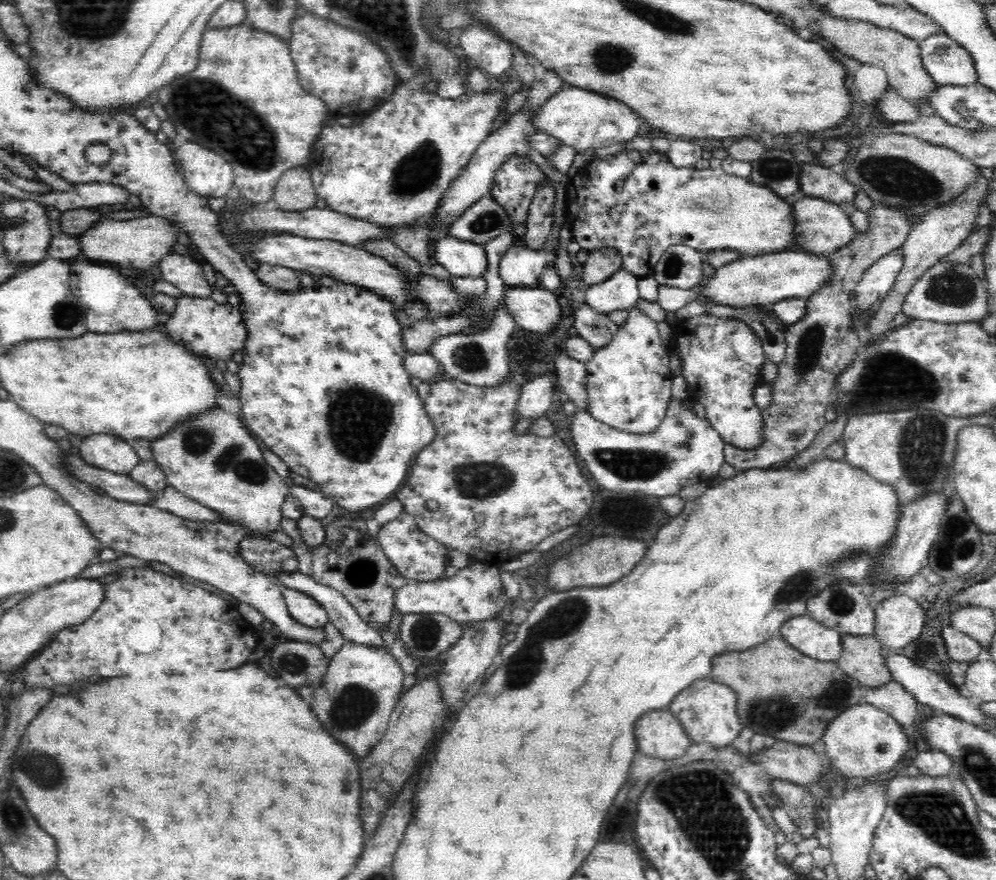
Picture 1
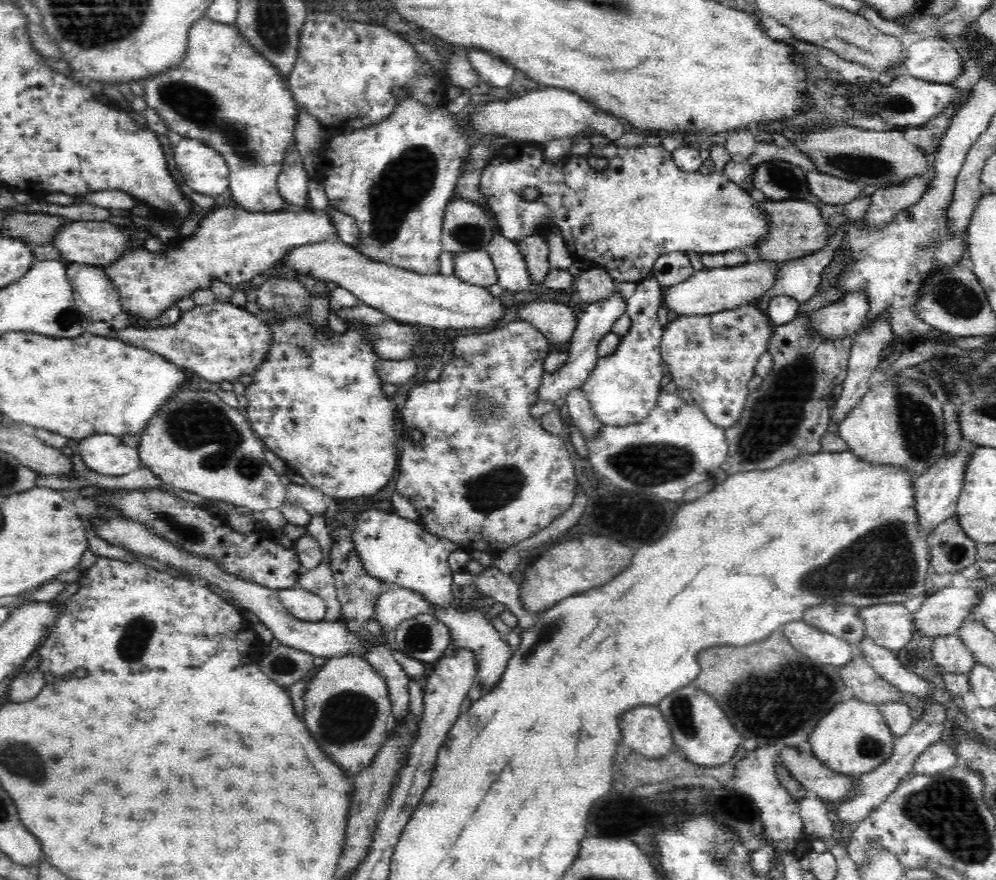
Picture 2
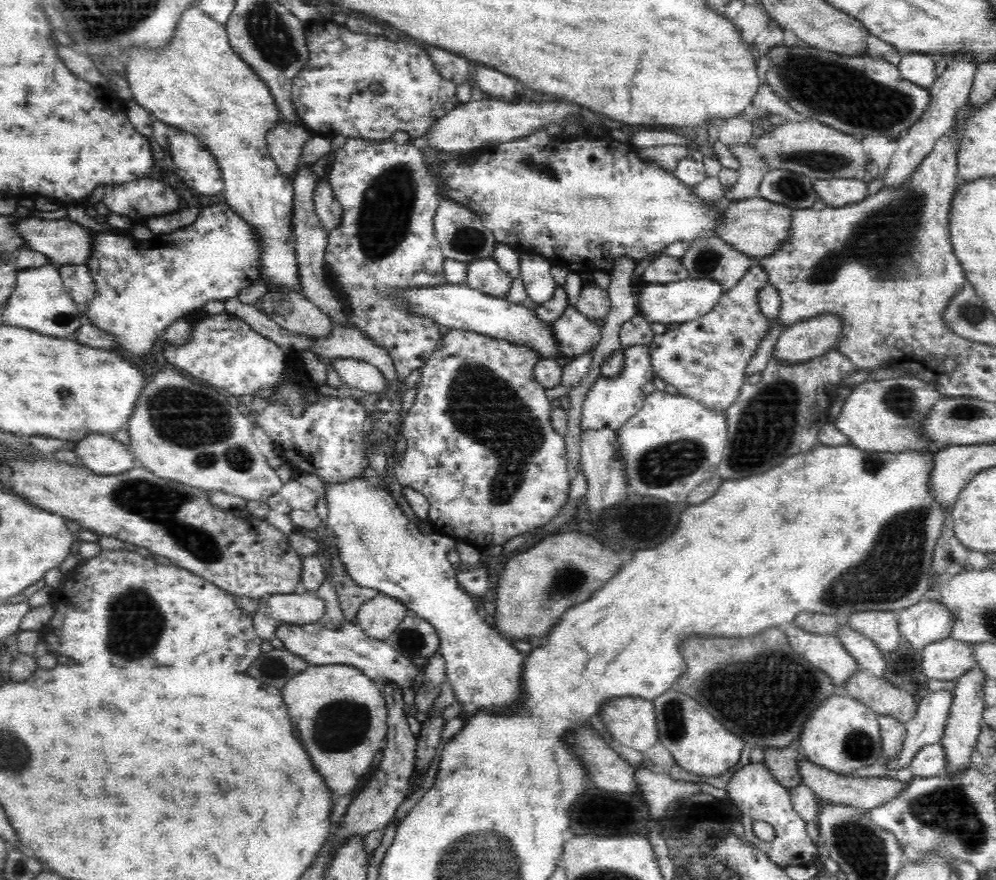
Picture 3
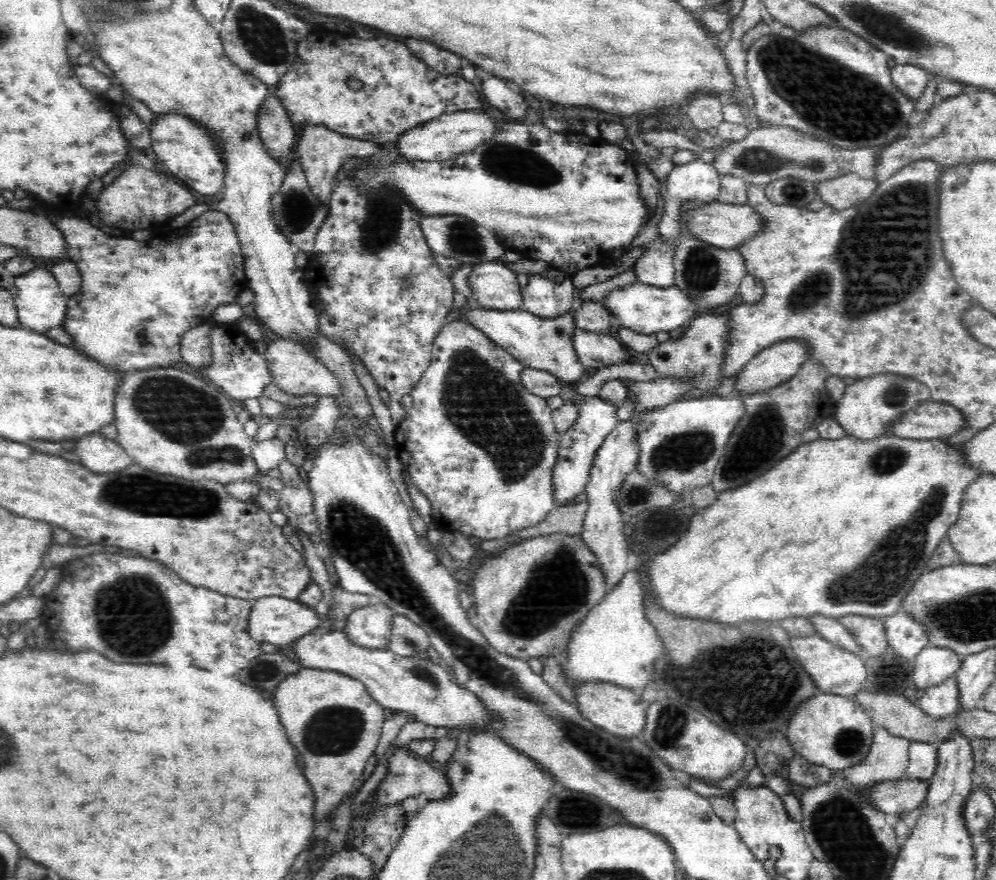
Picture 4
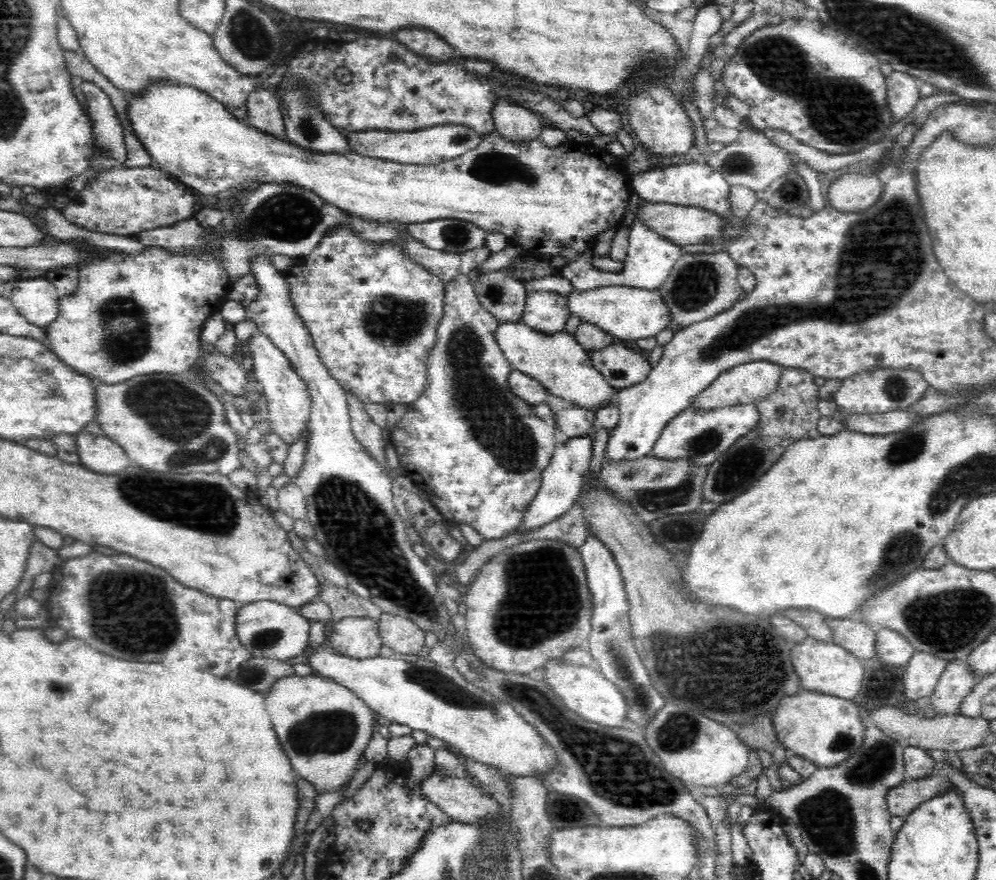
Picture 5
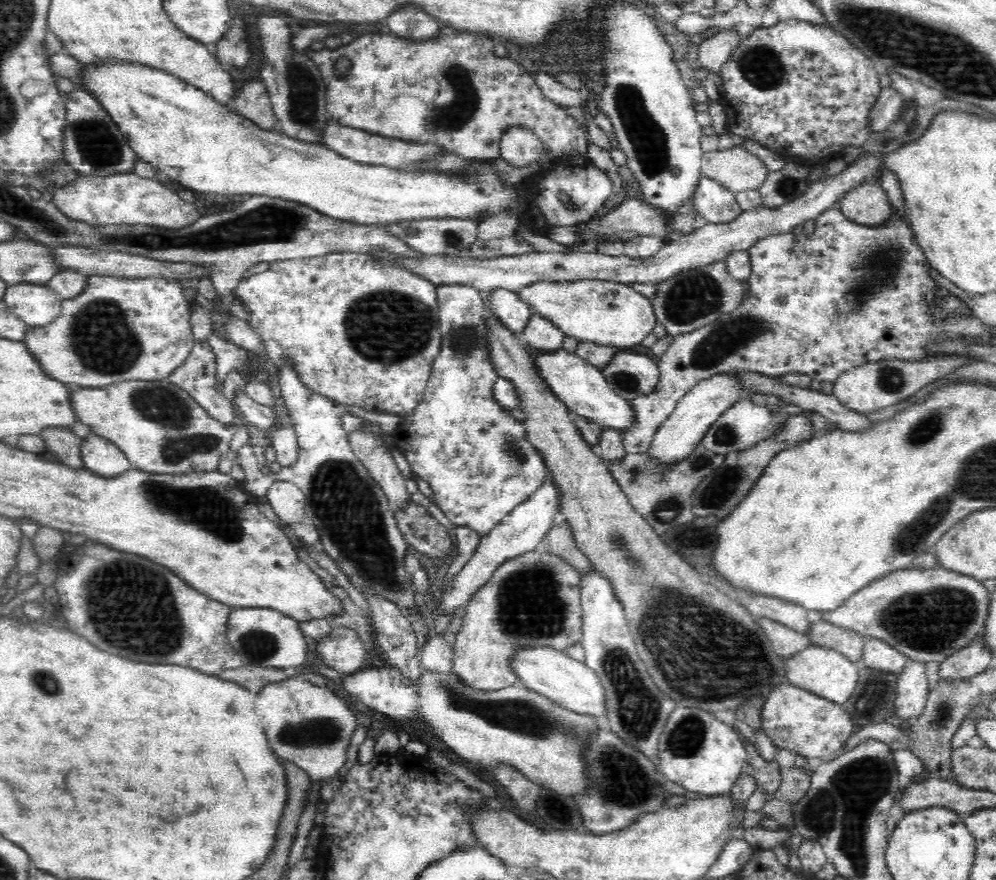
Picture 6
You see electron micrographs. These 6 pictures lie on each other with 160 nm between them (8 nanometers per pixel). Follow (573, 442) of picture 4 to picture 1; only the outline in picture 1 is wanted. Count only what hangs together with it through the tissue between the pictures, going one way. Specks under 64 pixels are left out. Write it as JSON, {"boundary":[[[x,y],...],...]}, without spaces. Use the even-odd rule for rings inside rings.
{"boundary":[[[636,306],[632,307],[628,310],[628,318],[620,324],[612,340],[605,347],[595,349],[594,356],[585,362],[587,411],[596,420],[618,430],[648,434],[656,430],[666,416],[666,408],[672,398],[672,379],[675,376],[668,365],[672,349],[660,339],[656,323]]]}

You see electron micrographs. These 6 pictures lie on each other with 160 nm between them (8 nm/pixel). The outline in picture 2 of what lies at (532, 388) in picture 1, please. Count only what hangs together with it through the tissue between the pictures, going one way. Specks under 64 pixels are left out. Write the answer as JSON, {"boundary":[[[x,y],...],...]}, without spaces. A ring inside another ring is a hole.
{"boundary":[[[614,291],[613,296],[605,298],[602,301],[596,301],[594,304],[586,304],[582,311],[578,314],[577,325],[574,334],[569,340],[570,349],[565,366],[562,366],[558,372],[549,374],[545,372],[541,386],[537,390],[537,400],[558,400],[558,398],[566,398],[569,392],[578,389],[590,377],[592,370],[598,362],[598,343],[601,338],[612,331],[613,324],[626,313],[626,300],[620,295],[620,292]]]}

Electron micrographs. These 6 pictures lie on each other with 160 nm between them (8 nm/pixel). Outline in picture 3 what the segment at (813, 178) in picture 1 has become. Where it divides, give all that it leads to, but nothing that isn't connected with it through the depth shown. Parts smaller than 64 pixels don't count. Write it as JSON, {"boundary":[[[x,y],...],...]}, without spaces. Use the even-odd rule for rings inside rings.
{"boundary":[[[832,178],[832,180],[813,180],[816,194],[827,205],[853,205],[867,197],[868,183],[862,178]]]}

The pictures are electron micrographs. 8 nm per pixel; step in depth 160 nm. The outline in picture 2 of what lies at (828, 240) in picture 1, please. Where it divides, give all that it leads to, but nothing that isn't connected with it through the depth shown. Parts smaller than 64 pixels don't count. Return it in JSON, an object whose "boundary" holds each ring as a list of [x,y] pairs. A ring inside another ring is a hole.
{"boundary":[[[759,198],[756,208],[768,216],[768,234],[754,244],[764,261],[783,261],[804,258],[824,248],[830,237],[826,237],[826,218],[820,208],[806,200],[772,201]]]}

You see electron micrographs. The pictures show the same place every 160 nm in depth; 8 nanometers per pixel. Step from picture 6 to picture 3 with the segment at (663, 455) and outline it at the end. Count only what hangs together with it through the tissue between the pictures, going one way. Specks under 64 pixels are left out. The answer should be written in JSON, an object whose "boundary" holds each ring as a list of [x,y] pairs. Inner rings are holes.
{"boundary":[[[816,316],[797,322],[786,328],[779,336],[771,359],[776,357],[783,364],[804,364],[804,362],[808,362],[807,360],[822,356],[832,350],[832,346],[840,334],[842,334],[842,320],[836,316]]]}

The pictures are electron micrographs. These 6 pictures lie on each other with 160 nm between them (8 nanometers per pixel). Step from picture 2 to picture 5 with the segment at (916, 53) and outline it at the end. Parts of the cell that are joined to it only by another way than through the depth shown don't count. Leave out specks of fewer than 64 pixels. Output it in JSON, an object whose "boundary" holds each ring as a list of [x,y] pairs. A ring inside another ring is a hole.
{"boundary":[[[892,71],[886,76],[887,100],[895,122],[905,119],[912,112],[920,96],[920,80],[903,72]]]}

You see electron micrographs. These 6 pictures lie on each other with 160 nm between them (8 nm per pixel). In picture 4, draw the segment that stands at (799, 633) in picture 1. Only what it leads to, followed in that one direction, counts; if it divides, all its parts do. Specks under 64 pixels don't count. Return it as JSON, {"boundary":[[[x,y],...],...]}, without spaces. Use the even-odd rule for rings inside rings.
{"boundary":[[[816,633],[808,637],[792,637],[790,643],[800,665],[812,677],[816,688],[820,688],[822,693],[851,698],[852,694],[856,694],[866,684],[866,661],[857,654],[822,639]]]}

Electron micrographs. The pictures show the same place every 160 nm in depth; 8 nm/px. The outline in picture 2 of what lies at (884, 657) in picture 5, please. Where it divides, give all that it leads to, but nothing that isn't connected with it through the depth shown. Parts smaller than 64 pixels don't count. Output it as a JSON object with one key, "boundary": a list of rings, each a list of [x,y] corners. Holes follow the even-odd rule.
{"boundary":[[[974,588],[940,589],[923,602],[920,610],[912,615],[914,627],[923,636],[931,638],[957,634],[959,626],[974,611],[978,602]]]}

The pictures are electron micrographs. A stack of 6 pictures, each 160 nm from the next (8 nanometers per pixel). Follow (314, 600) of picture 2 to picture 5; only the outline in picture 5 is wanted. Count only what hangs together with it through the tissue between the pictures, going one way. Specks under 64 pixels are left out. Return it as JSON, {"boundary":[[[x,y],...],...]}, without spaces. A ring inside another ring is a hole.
{"boundary":[[[260,601],[241,604],[235,618],[235,631],[239,642],[242,642],[252,657],[294,662],[302,659],[310,649],[311,623],[295,608],[284,606],[278,602]]]}

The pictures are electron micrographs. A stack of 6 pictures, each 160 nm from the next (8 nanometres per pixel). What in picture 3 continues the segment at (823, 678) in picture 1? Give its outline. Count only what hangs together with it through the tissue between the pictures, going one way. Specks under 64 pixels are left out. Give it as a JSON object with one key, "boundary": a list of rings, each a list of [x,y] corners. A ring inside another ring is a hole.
{"boundary":[[[771,627],[758,635],[744,638],[714,637],[706,635],[691,636],[686,639],[682,650],[686,670],[684,676],[674,684],[674,688],[682,694],[692,696],[692,700],[700,702],[714,719],[720,720],[730,732],[741,736],[750,747],[784,747],[802,734],[802,726],[811,718],[816,708],[826,698],[834,694],[834,683],[822,670],[810,664],[800,653],[794,651],[787,640],[783,627]]]}

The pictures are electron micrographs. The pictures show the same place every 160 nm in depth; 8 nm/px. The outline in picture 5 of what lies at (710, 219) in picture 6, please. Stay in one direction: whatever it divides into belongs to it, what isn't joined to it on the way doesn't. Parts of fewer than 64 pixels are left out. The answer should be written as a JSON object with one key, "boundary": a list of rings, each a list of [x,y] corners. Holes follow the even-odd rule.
{"boundary":[[[684,162],[684,164],[678,164],[678,166],[664,168],[664,170],[634,173],[631,176],[631,187],[643,200],[702,207],[718,213],[721,218],[732,217],[728,202],[731,184],[726,182],[722,174],[715,172],[707,164]]]}

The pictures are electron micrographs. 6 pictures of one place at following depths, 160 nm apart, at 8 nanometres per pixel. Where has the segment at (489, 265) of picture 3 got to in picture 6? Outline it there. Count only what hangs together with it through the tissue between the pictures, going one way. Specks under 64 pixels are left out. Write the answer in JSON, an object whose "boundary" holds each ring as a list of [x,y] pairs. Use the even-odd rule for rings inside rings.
{"boundary":[[[495,288],[484,293],[488,310],[492,311],[504,326],[520,334],[528,324],[530,305],[518,297],[518,293],[504,288]]]}

